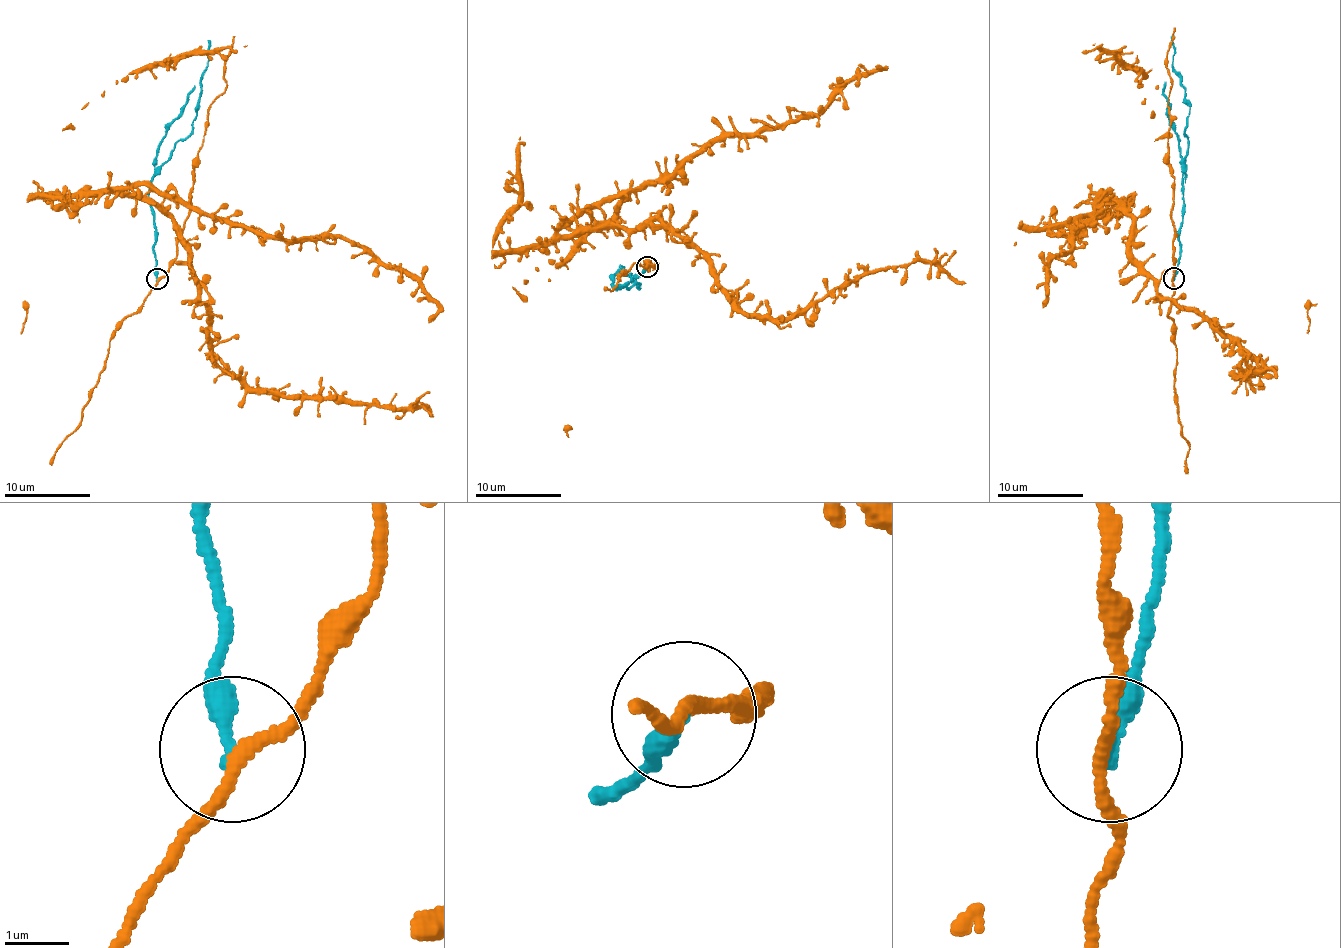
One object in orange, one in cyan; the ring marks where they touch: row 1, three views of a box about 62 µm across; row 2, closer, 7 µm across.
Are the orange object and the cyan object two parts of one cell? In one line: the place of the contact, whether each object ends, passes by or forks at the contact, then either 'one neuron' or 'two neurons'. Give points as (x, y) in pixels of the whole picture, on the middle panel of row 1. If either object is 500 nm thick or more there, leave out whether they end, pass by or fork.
at (647, 267); orange passes by; cyan ends there; two neurons

